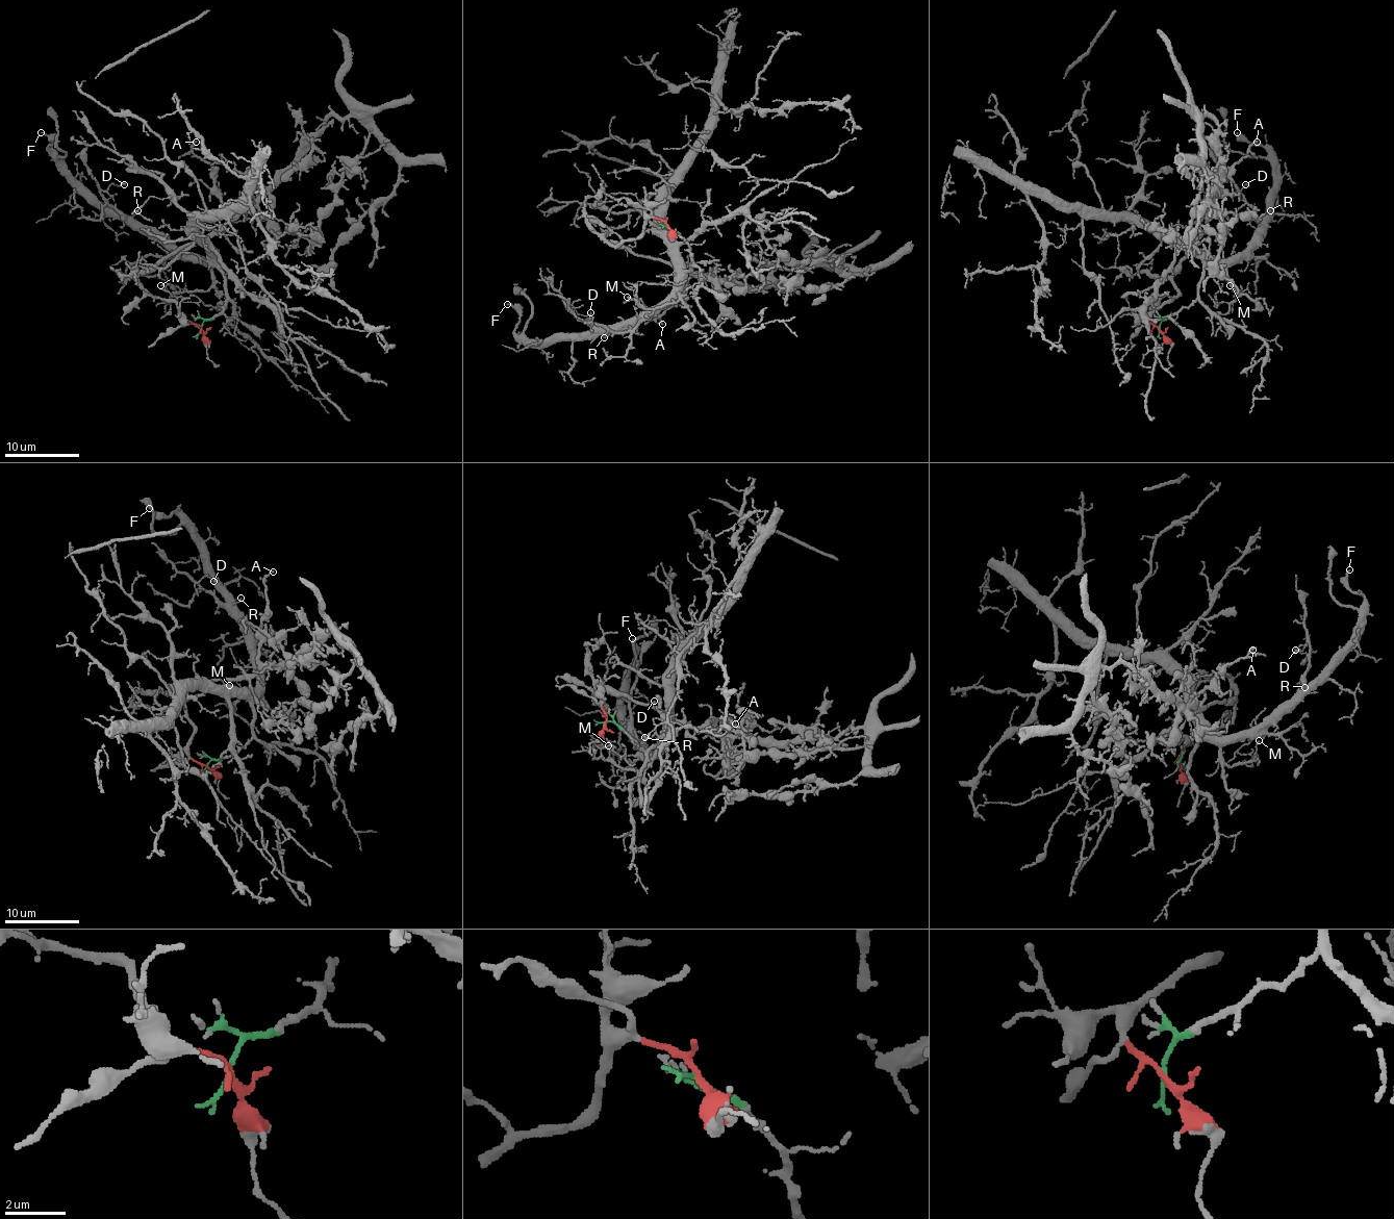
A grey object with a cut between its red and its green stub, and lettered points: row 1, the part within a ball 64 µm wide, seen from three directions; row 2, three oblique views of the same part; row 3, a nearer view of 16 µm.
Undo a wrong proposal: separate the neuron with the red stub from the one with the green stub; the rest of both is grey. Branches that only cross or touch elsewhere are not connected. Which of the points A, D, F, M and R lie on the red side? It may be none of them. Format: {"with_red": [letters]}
{"with_red": ["A"]}

